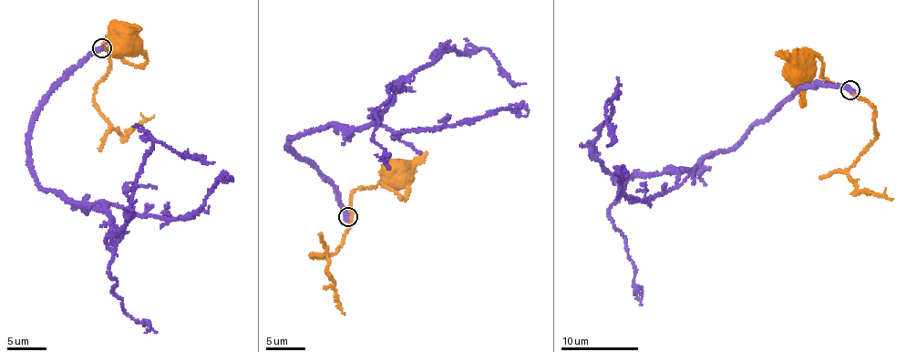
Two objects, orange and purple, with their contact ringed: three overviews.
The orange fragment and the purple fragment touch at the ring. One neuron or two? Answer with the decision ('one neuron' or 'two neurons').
two neurons

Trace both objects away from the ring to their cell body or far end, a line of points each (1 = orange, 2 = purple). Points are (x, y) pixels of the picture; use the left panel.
1: (102, 48), (108, 47), (109, 73), (93, 97), (114, 128), (123, 135), (154, 115)
2: (102, 48), (39, 109), (26, 154), (39, 187), (101, 203), (115, 231), (155, 142), (214, 162)

